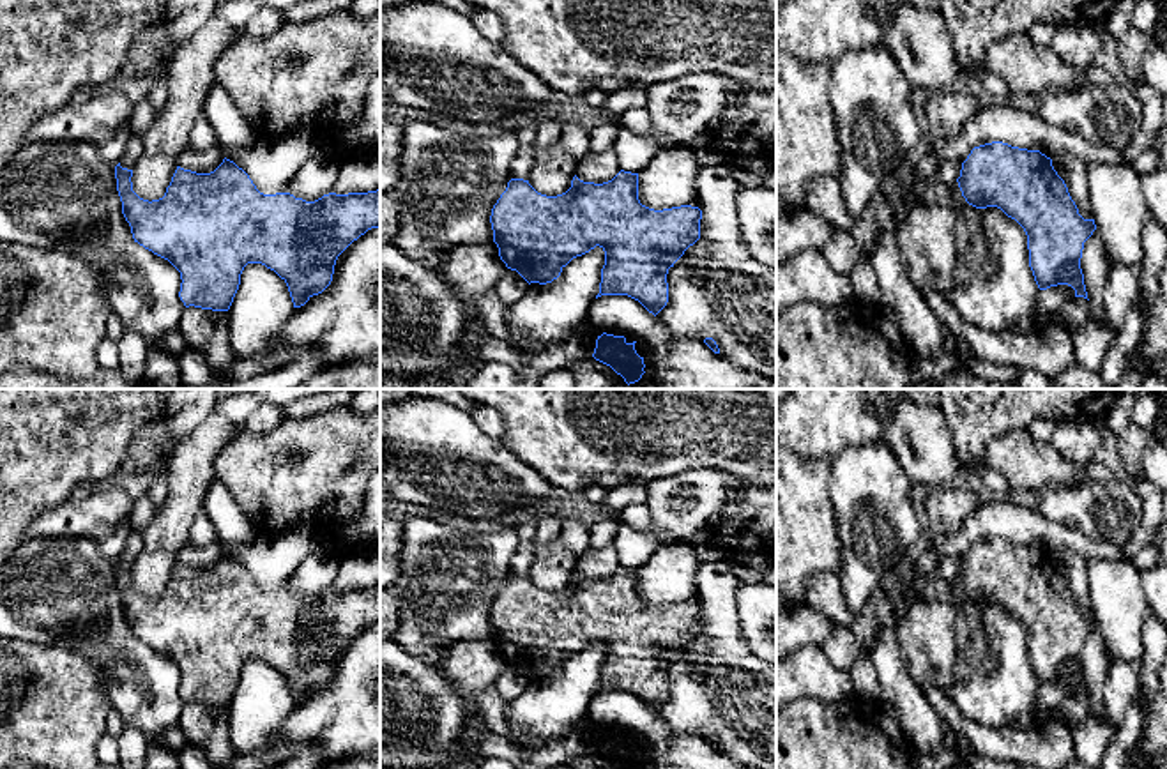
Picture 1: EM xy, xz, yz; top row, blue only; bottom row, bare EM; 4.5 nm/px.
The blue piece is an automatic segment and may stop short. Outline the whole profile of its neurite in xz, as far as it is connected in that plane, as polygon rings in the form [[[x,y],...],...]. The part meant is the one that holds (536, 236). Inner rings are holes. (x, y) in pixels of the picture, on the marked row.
[[[621,170],[603,184],[584,182],[576,175],[571,187],[557,196],[538,193],[529,180],[511,179],[492,209],[490,223],[499,256],[529,285],[546,285],[576,256],[599,246],[605,251],[599,293],[628,295],[654,316],[668,302],[668,269],[700,239],[702,210],[681,205],[654,210],[638,200],[638,173]]]

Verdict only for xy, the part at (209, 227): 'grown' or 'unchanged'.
unchanged

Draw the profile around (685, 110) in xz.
[[[693,72],[651,85],[645,108],[652,131],[642,136],[619,126],[614,150],[621,170],[638,173],[668,143],[709,141],[721,113],[739,94],[739,85],[718,72]]]

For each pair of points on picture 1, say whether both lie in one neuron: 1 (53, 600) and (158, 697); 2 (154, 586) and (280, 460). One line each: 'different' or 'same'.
1: same
2: different

